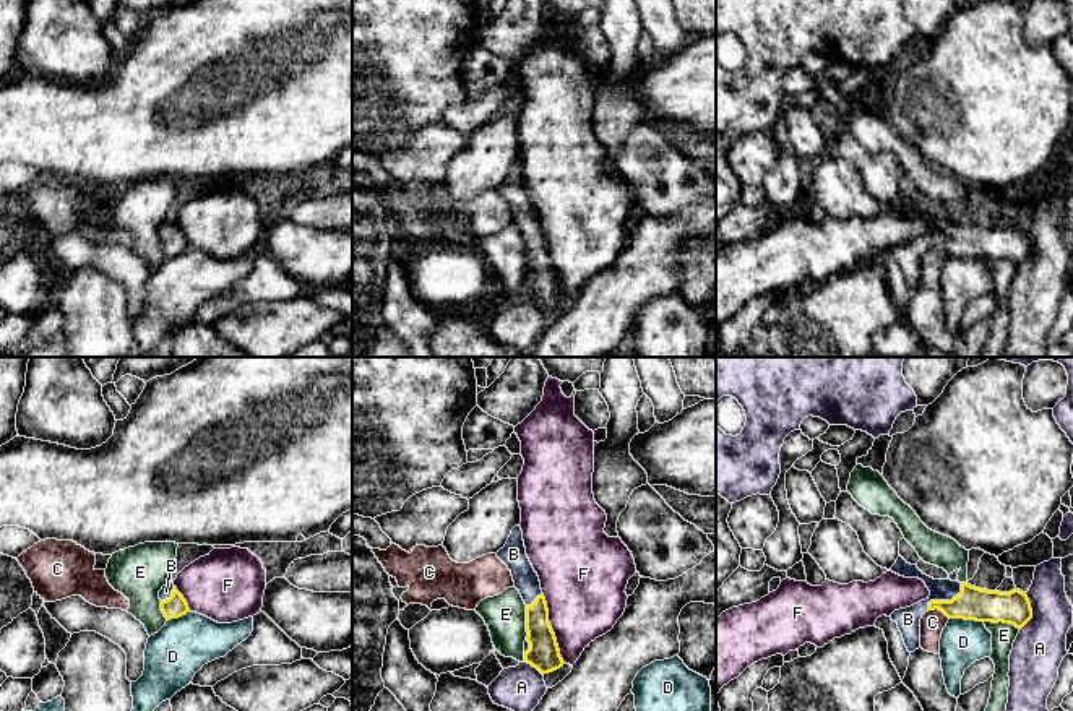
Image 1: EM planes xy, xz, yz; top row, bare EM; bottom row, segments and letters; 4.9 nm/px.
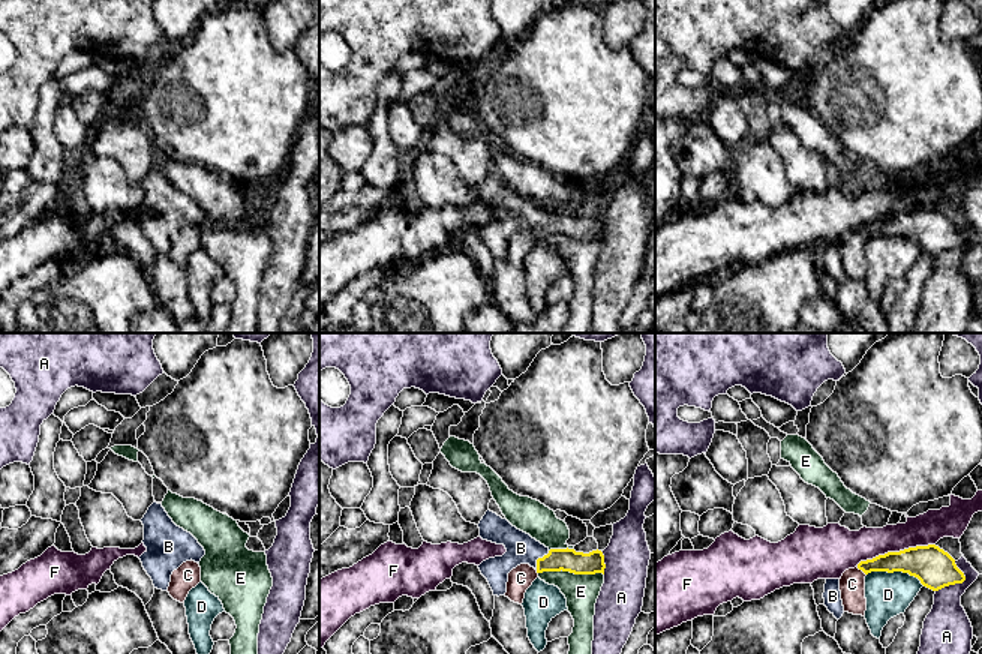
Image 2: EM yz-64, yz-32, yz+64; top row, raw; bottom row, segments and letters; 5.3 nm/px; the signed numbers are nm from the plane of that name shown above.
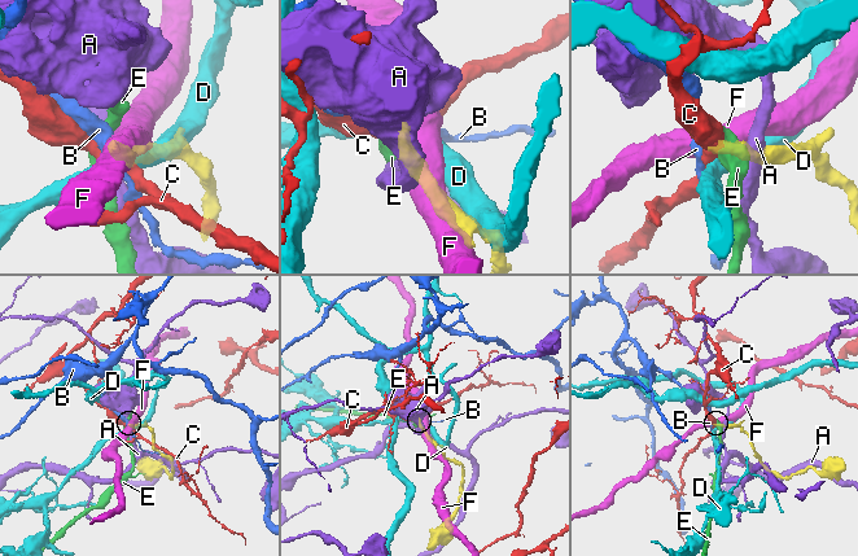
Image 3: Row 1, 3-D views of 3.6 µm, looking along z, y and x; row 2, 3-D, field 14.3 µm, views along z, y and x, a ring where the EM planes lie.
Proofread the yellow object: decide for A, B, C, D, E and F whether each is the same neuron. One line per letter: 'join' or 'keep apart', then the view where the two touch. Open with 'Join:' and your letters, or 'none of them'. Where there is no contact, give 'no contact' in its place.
Join: B
A: keep apart; meets yellow in yz
B: join; meets yellow in yz
C: keep apart; meets yellow in yz
D: keep apart; meets yellow in yz
E: keep apart; meets yellow in yz
F: keep apart; meets yellow in xz

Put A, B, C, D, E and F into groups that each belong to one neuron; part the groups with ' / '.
A / B / C / D / E / F

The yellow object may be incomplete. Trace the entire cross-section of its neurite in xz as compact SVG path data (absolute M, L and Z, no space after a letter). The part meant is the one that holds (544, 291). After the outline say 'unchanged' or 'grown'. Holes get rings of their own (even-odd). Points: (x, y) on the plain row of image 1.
M515 162L503 185L497 193L511 208L515 224L526 240L526 278L529 286L524 299L536 304L542 312L560 305L565 299L560 292L555 269L549 258L549 245L523 177L521 162Z; grown

